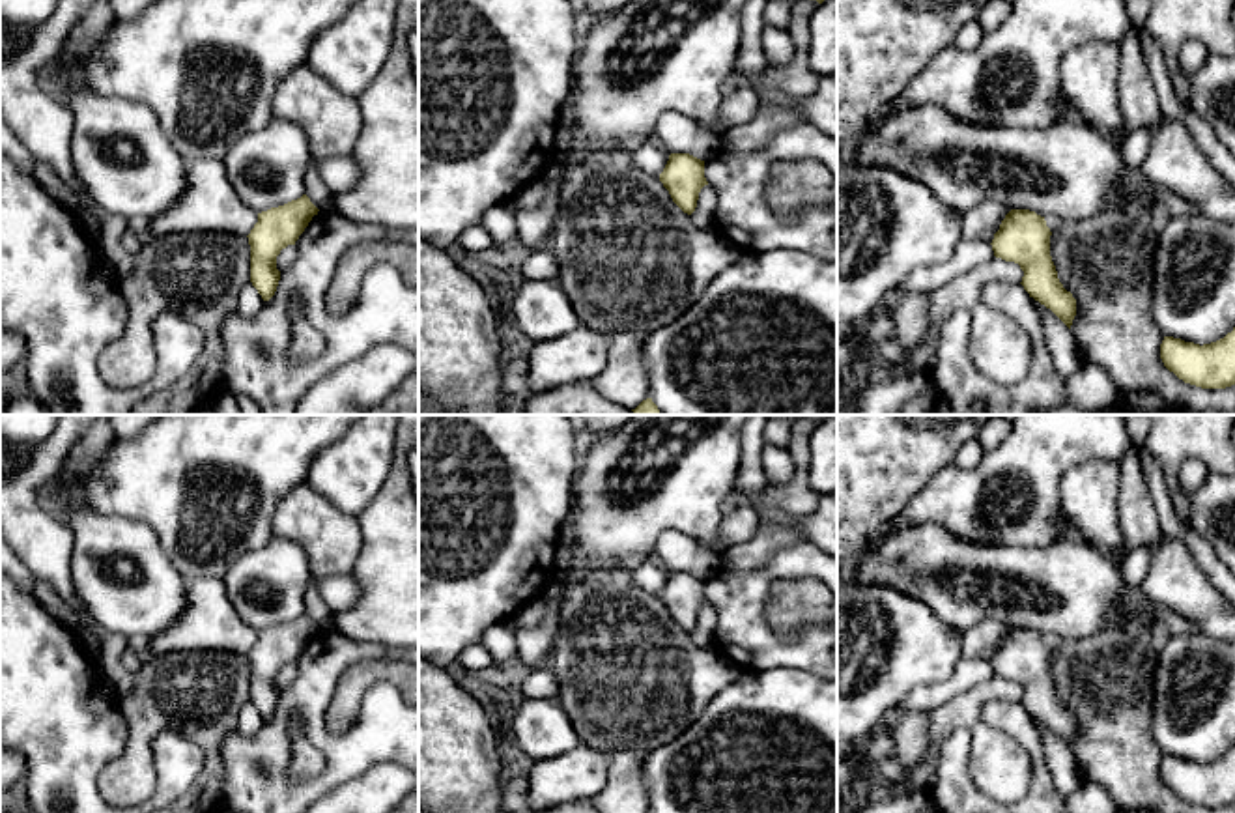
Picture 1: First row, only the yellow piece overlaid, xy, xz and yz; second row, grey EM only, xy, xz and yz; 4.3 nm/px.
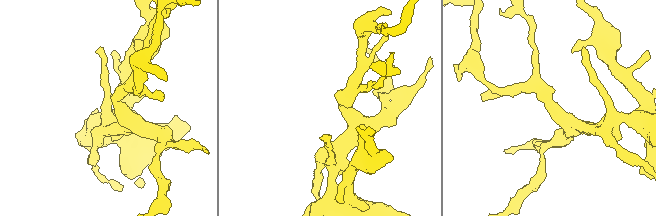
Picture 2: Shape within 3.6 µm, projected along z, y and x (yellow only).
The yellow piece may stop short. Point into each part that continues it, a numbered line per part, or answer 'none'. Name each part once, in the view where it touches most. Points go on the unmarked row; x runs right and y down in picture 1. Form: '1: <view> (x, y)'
none

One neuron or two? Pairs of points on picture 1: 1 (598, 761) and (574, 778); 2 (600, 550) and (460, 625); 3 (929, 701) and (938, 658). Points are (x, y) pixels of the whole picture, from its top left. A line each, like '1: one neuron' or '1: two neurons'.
1: one neuron
2: two neurons
3: two neurons

